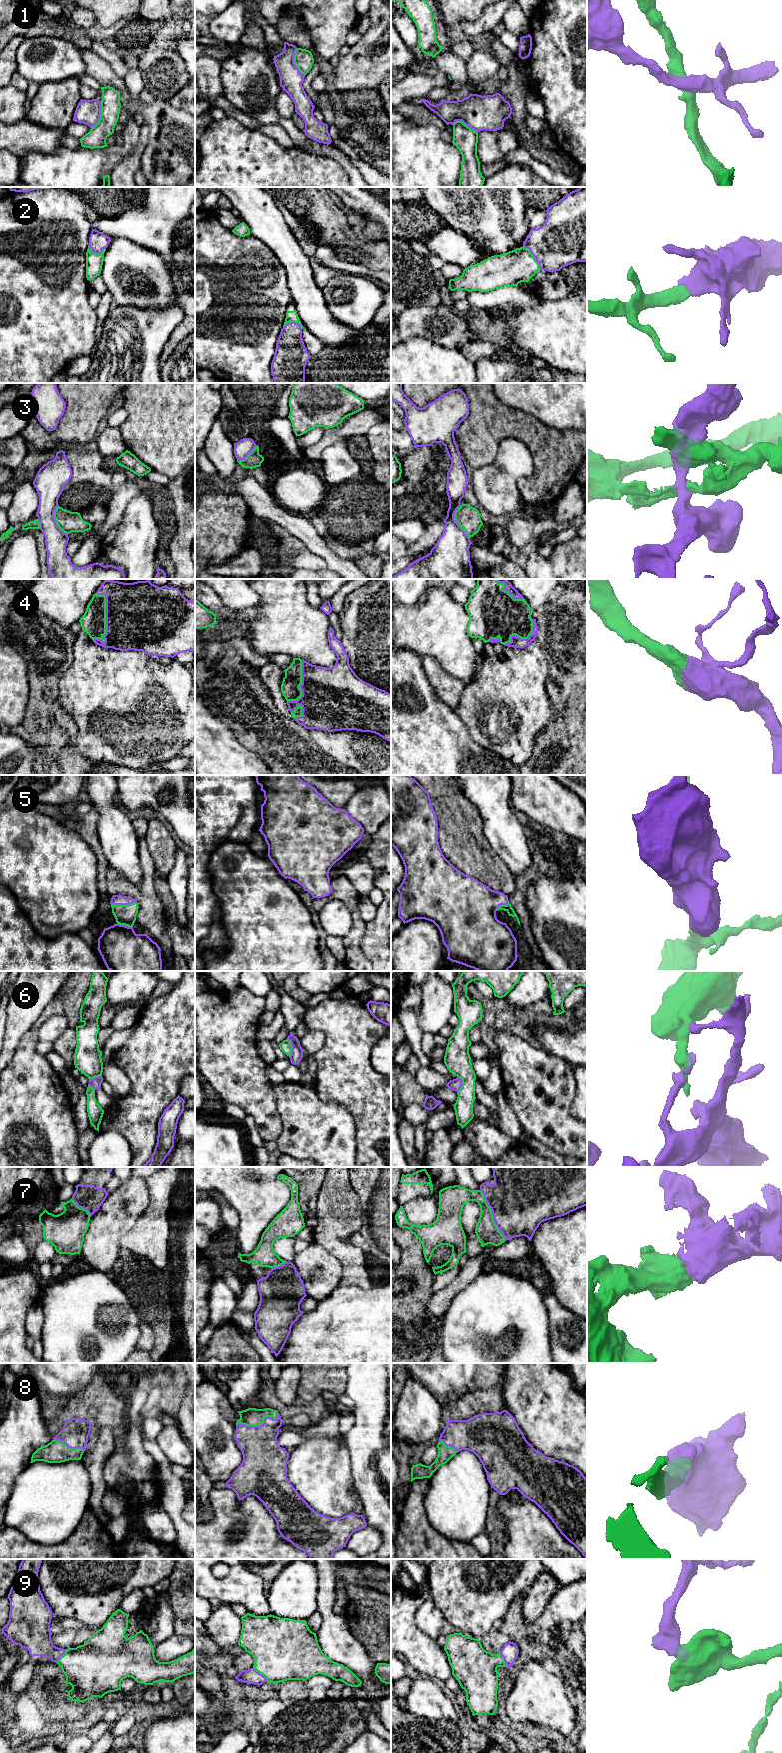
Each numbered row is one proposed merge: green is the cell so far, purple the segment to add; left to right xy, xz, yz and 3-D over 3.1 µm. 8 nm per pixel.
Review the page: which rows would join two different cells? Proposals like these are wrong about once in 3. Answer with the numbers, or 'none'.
1, 3, 6

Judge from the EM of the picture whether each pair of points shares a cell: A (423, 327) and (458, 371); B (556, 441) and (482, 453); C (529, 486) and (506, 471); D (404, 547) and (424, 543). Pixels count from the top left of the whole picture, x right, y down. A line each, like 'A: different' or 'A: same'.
A: different
B: same
C: different
D: same

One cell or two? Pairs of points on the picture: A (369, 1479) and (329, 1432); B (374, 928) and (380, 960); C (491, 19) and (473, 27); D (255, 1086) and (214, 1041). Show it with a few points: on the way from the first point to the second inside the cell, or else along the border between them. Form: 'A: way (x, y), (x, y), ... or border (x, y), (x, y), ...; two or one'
A: border (342, 1434), (349, 1452), (353, 1479); two
B: way (380, 936), (380, 952); one
C: way (487, 21), (477, 27); one
D: way (244, 1075), (228, 1059), (225, 1052); one

